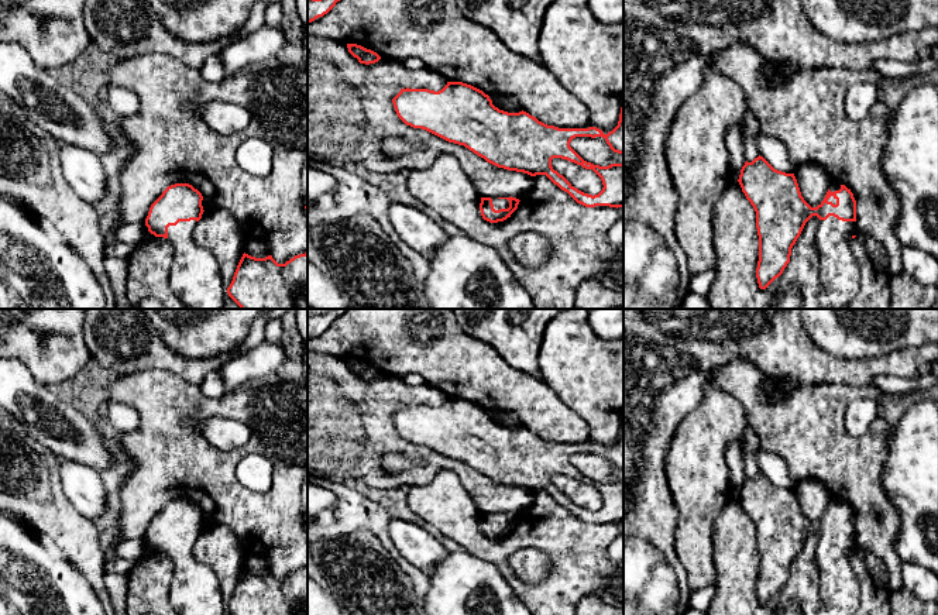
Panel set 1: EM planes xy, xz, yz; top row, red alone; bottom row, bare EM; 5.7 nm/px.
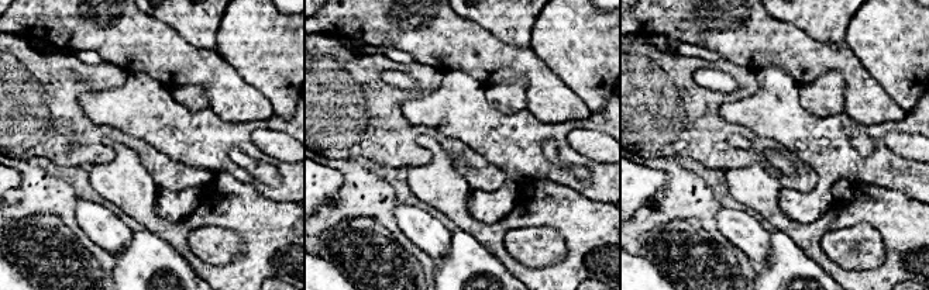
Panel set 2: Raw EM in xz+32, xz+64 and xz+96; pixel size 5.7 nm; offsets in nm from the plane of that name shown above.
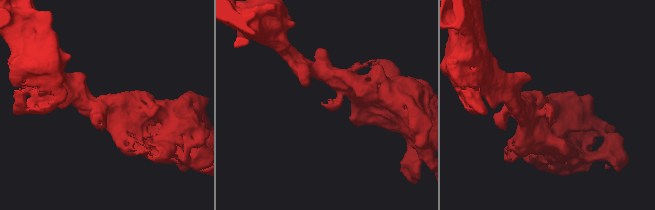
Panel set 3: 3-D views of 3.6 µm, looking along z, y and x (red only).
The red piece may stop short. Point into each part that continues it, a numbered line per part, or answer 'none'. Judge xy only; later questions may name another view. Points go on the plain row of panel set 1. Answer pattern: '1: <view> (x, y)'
1: xy (195, 590)

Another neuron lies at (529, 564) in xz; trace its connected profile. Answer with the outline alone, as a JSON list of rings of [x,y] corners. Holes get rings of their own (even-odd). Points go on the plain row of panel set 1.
[[[522,549],[509,557],[513,573],[530,584],[540,583],[552,570],[547,554],[536,549]]]

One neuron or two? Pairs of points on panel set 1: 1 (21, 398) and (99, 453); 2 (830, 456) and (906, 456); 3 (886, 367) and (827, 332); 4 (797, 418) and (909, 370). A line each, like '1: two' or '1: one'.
1: one
2: two
3: two
4: two

